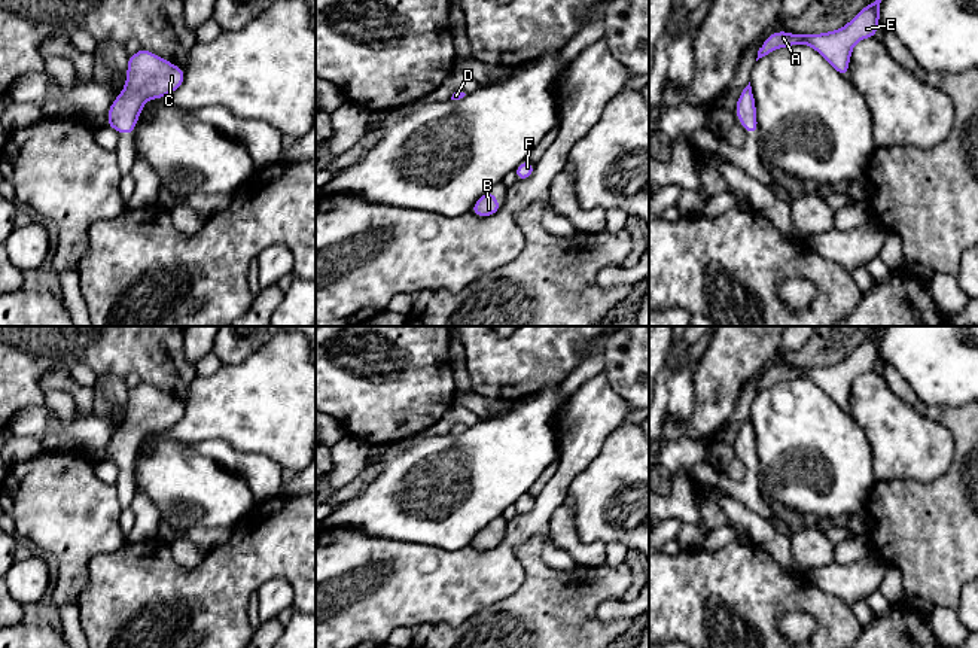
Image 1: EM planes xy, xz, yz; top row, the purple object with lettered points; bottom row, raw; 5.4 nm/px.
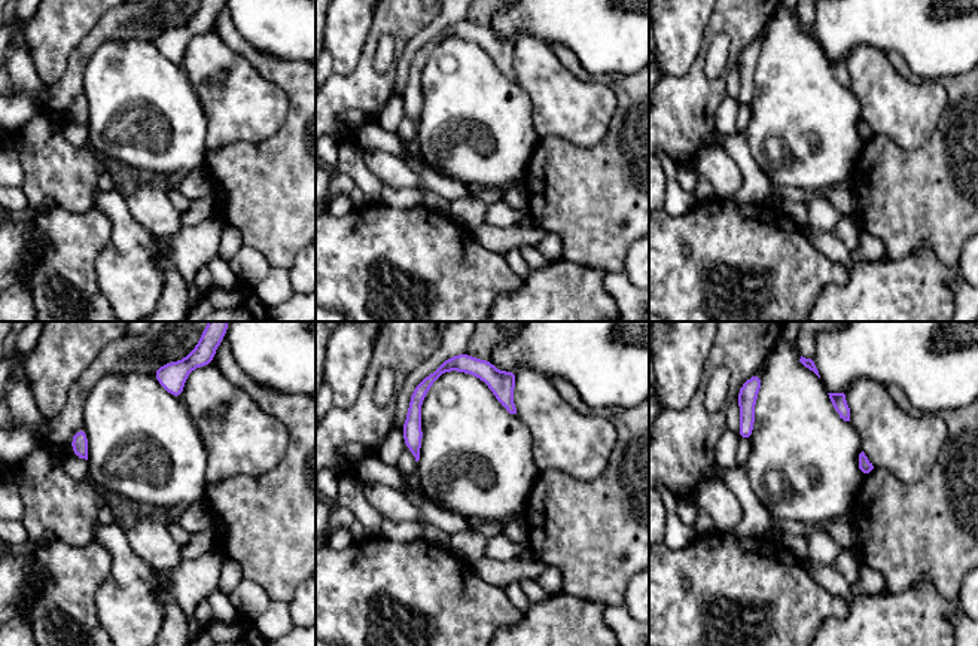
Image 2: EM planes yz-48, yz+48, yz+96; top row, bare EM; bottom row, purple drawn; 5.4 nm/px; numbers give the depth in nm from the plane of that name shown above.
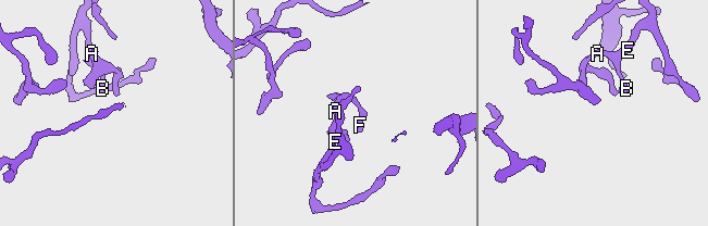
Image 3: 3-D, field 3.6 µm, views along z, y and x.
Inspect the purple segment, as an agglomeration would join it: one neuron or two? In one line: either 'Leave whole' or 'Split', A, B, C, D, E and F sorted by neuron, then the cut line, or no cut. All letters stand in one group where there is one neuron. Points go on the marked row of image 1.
Leave whole. Groups: A B C D E F. No split

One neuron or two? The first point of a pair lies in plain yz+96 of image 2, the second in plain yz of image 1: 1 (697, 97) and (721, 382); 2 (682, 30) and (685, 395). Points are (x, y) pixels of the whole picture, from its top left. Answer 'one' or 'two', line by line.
1: one
2: one

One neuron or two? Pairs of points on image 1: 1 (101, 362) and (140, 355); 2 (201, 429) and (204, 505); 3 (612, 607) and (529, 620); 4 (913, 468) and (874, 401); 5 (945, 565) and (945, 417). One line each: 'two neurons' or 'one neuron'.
1: one neuron
2: two neurons
3: two neurons
4: one neuron
5: one neuron

